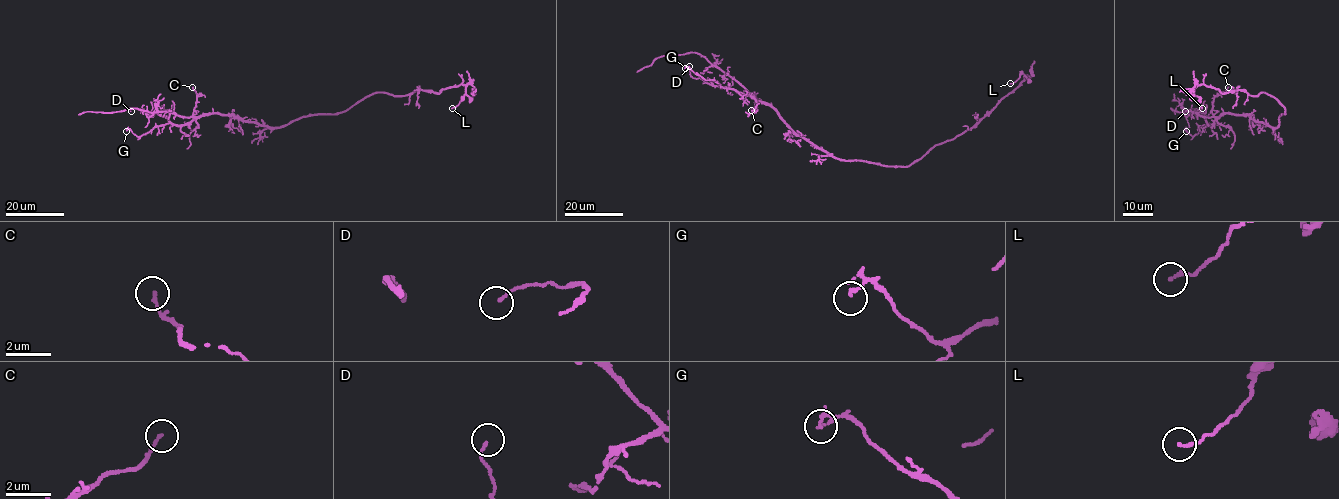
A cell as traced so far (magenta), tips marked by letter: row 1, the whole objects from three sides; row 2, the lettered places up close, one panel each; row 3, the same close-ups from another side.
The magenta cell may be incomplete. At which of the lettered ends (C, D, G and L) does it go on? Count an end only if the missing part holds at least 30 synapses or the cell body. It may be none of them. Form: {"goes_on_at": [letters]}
{"goes_on_at": []}

